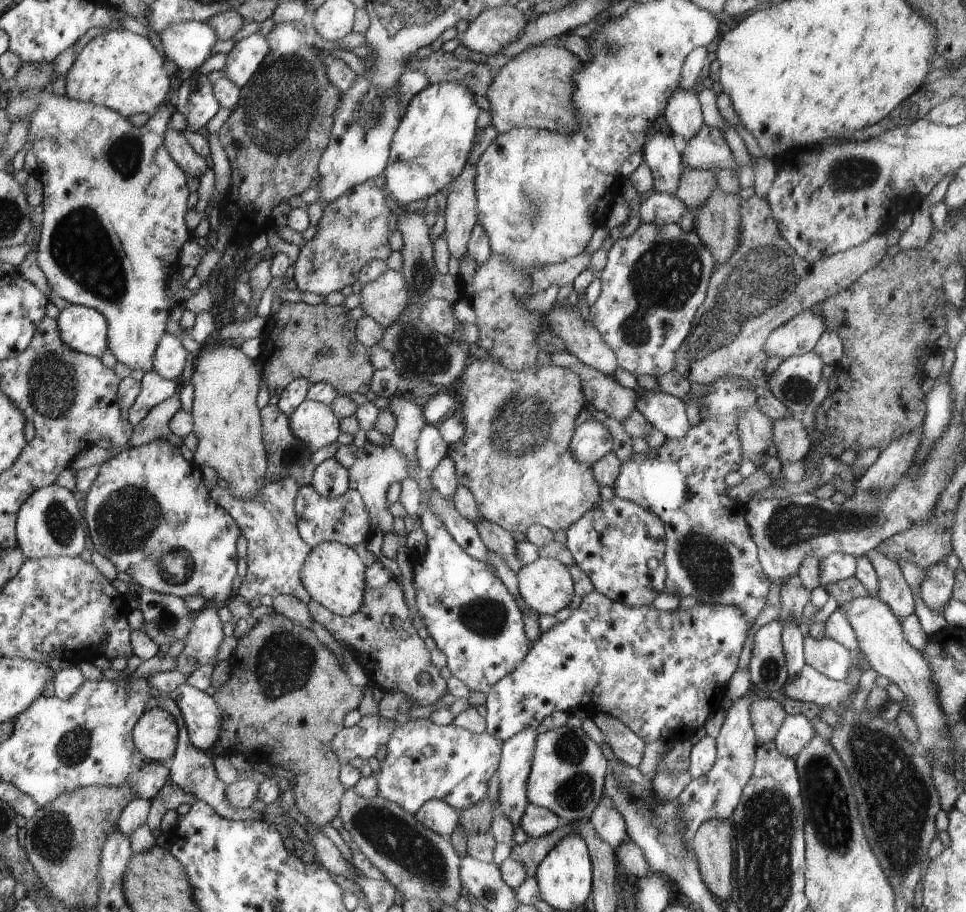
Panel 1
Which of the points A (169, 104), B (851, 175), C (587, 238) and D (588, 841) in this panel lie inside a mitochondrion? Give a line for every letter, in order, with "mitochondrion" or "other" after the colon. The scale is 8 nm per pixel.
A: other
B: mitochondrion
C: other
D: other

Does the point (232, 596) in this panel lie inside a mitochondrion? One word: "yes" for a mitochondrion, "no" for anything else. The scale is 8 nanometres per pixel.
no

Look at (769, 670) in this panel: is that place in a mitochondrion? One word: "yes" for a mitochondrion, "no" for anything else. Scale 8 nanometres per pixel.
yes

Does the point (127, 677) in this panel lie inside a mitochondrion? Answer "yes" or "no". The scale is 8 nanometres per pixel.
no

